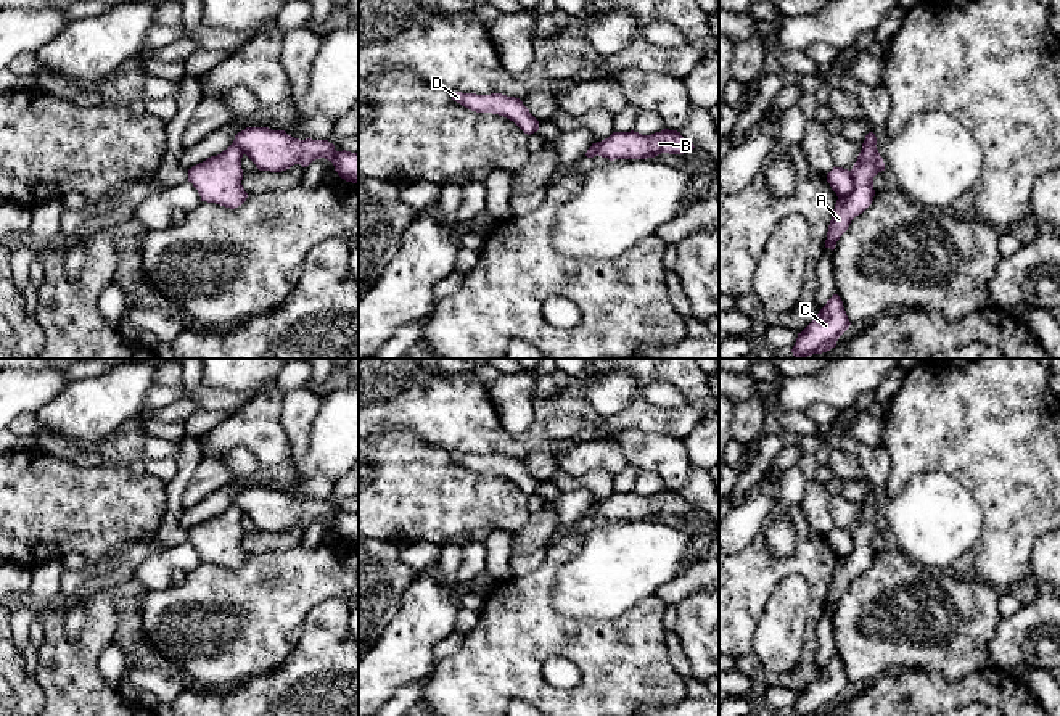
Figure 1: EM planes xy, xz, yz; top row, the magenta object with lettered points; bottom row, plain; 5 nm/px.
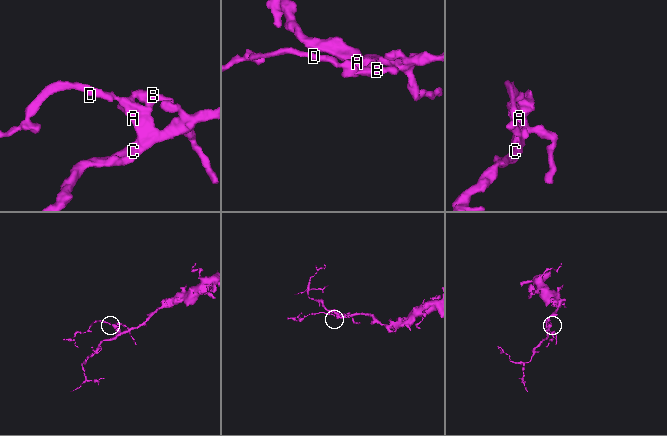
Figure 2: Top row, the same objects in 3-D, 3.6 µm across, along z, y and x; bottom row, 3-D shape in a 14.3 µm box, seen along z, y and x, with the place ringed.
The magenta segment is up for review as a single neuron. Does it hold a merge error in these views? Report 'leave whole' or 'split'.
split

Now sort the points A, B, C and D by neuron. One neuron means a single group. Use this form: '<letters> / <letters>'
A C D / B

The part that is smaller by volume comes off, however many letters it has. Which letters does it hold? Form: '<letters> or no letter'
B

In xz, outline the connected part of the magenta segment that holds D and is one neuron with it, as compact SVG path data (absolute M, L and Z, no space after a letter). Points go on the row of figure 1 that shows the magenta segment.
M450 92L452 100L476 113L492 113L513 121L524 134L539 130L539 121L529 113L520 98L502 93L476 95Z

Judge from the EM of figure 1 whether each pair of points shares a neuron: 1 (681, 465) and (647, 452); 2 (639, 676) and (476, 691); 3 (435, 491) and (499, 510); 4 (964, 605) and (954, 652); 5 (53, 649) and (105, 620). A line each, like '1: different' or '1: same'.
1: same
2: same
3: same
4: same
5: same

